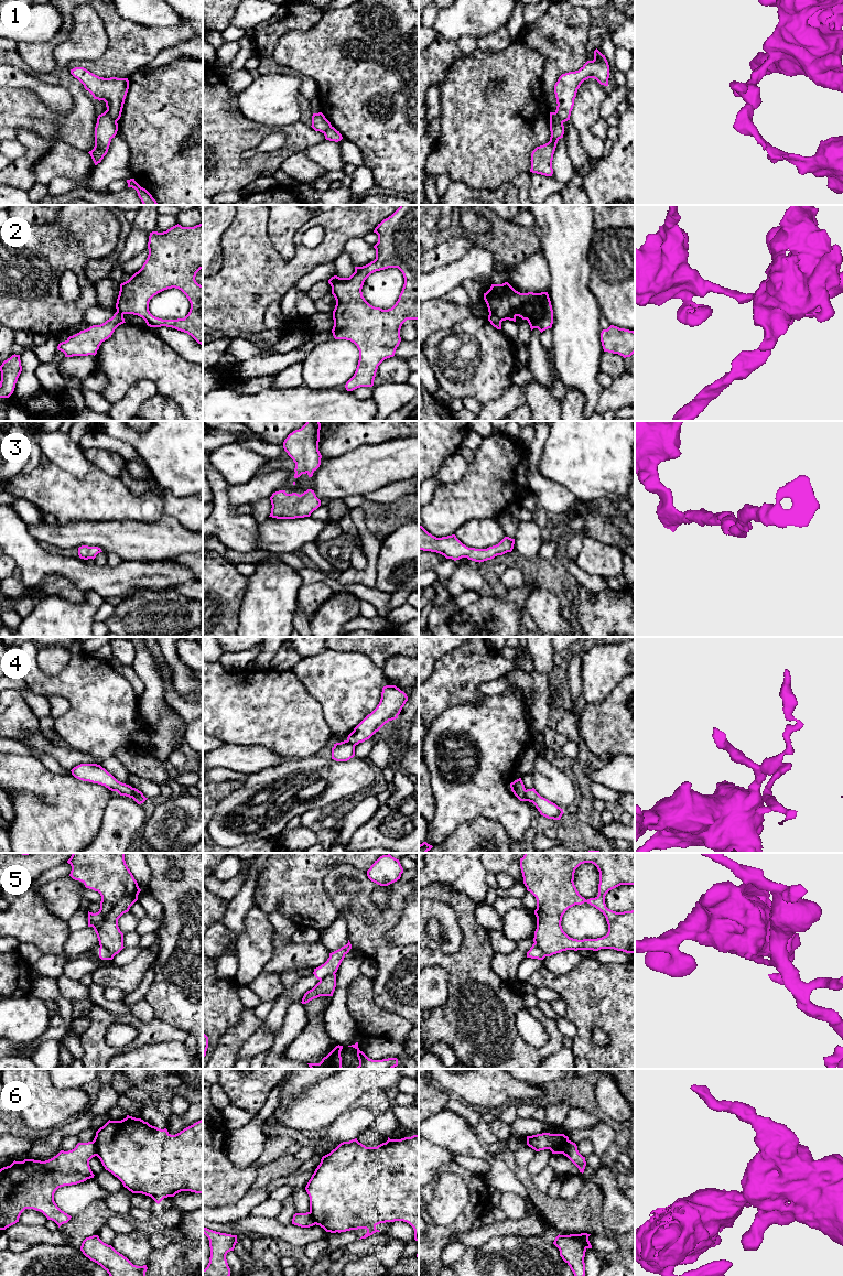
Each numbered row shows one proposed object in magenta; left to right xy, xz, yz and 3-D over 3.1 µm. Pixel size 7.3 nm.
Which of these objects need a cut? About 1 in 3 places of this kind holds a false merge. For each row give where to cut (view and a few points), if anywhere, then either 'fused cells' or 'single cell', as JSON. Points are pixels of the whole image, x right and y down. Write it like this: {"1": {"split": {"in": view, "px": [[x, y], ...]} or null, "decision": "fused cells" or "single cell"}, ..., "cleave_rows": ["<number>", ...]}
{"1": {"split": {"in": "xy", "px": [[106, 110], [116, 121]]}, "decision": "fused cells"}, "2": {"split": {"in": "yz", "px": [[489, 312], [494, 313], [501, 321]]}, "decision": "fused cells"}, "3": {"split": null, "decision": "single cell"}, "4": {"split": {"in": "xy", "px": [[132, 788], [133, 798]]}, "decision": "fused cells"}, "5": {"split": {"in": "xz", "px": [[334, 972], [325, 975], [320, 981]]}, "decision": "fused cells"}, "6": {"split": {"in": "xy", "px": [[93, 1141], [97, 1155]]}, "decision": "fused cells"}, "cleave_rows": ["1", "2", "4", "5", "6"]}

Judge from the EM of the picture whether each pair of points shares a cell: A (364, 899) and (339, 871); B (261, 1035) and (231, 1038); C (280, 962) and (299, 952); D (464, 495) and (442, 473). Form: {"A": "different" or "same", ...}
{"A": "same", "B": "different", "C": "same", "D": "different"}

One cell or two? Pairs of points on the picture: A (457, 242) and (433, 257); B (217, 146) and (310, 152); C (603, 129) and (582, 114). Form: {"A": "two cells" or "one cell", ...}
{"A": "one cell", "B": "two cells", "C": "two cells"}

